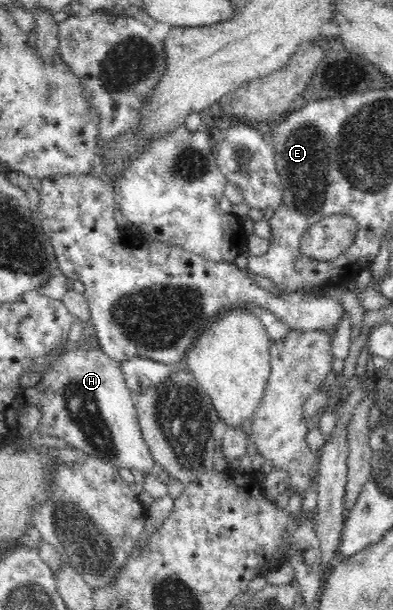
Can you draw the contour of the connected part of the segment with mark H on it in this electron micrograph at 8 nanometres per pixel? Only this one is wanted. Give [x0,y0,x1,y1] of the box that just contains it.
[37,339,172,485]

